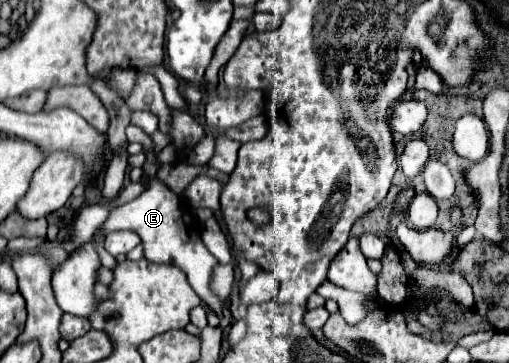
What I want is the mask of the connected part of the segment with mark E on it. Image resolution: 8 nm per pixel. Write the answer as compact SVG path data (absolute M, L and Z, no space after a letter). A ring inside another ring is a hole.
M148 180L148 190L142 192L138 198L134 198L128 204L116 206L108 220L104 222L104 230L106 234L112 230L134 230L142 242L144 248L150 250L150 256L154 256L156 264L174 264L178 266L186 276L190 286L194 288L194 292L202 298L204 304L208 304L216 314L222 312L222 300L216 298L210 290L210 272L212 268L218 264L218 260L206 250L202 238L200 238L199 226L188 228L188 224L184 222L184 210L182 210L182 200L170 192L168 188L164 188L164 184L160 184L158 180ZM190 232L192 232L192 242L190 242Z

